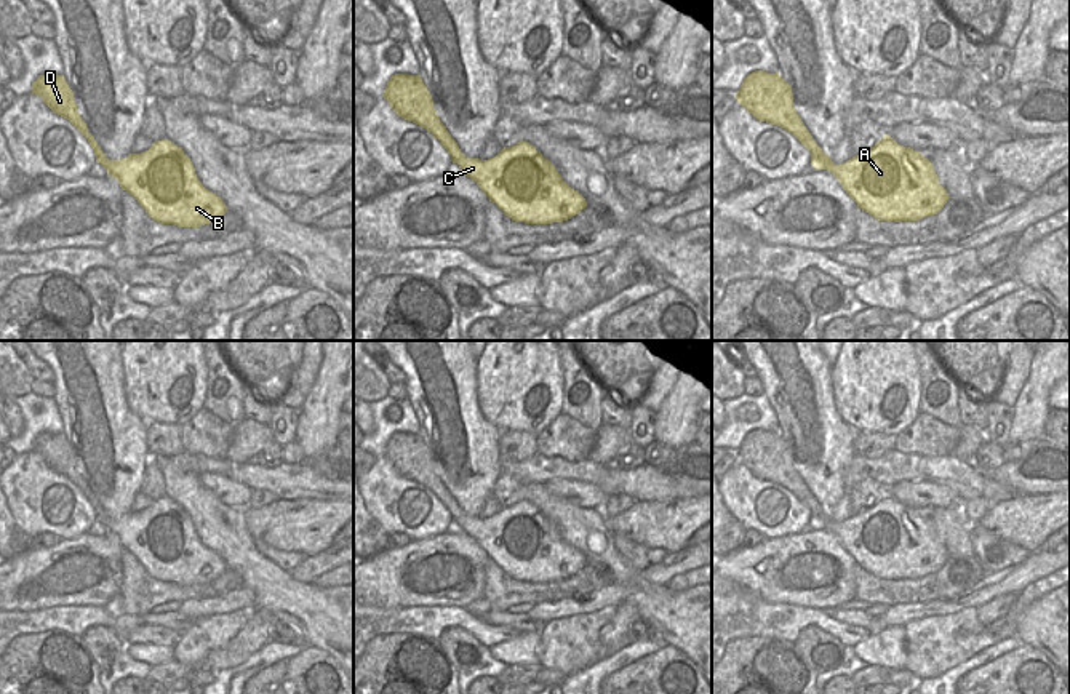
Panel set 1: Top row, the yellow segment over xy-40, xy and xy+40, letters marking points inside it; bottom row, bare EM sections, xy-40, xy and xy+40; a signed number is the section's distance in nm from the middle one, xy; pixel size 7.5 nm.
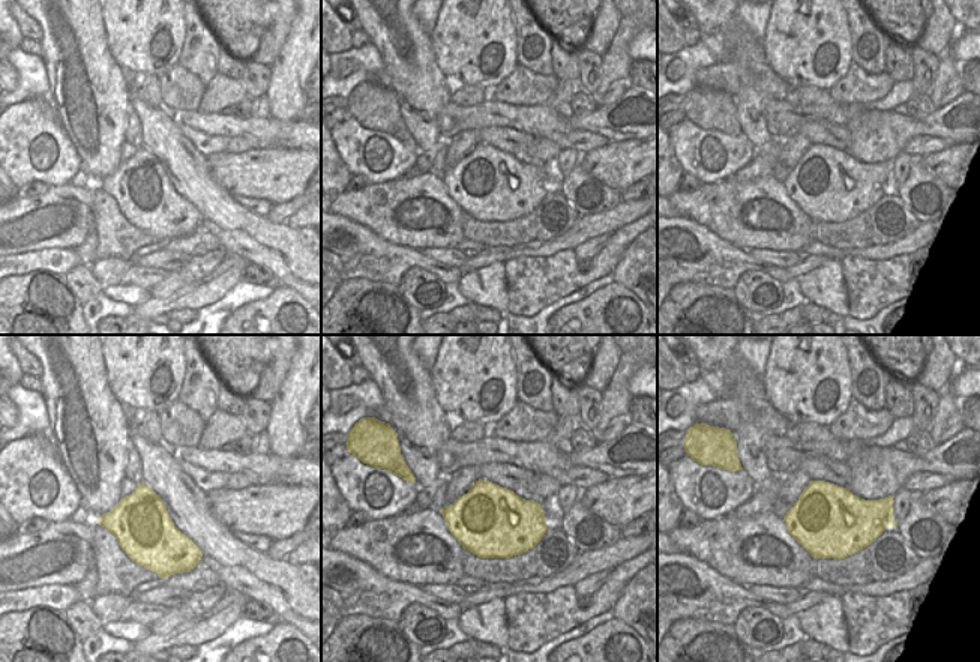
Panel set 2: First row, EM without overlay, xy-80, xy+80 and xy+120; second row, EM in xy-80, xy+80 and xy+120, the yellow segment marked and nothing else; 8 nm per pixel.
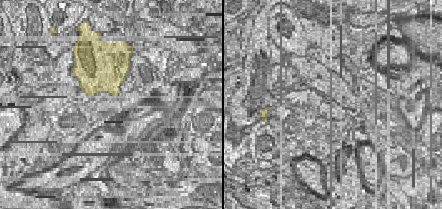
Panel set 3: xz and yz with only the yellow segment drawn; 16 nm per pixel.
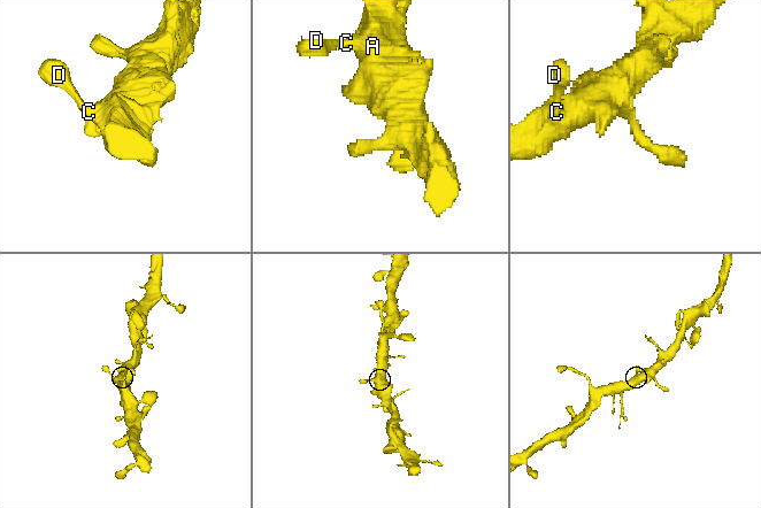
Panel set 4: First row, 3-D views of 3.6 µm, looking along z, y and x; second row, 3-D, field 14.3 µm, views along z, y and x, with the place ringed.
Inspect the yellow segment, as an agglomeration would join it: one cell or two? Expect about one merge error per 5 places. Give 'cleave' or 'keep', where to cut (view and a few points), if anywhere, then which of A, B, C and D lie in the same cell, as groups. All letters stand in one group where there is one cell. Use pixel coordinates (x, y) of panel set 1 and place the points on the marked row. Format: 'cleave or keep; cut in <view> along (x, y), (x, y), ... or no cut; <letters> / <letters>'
keep; no cut; A B C D

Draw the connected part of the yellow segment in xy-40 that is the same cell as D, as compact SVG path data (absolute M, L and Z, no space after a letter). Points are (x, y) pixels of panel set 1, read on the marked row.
M40 75L32 83L30 94L40 96L54 114L67 118L88 139L96 162L154 221L178 227L202 227L227 213L222 198L198 181L184 150L168 139L155 141L142 154L109 160L77 112L74 91L64 75Z

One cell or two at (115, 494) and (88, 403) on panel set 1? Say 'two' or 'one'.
one

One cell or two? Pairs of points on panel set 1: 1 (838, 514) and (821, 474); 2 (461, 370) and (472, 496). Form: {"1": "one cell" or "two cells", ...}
{"1": "two cells", "2": "one cell"}

